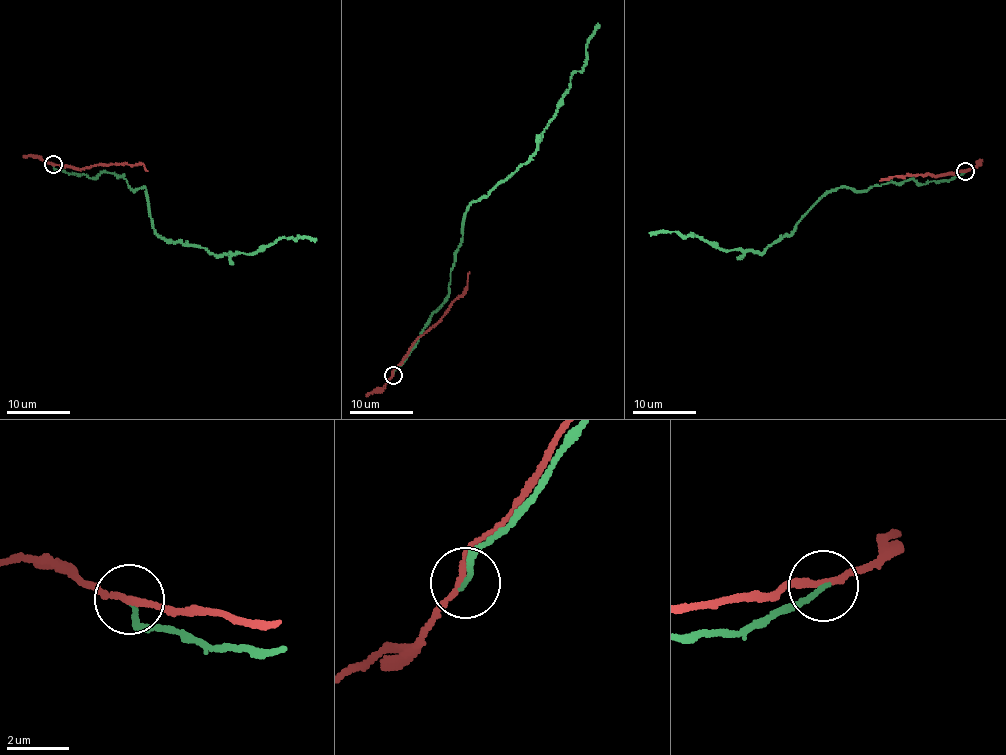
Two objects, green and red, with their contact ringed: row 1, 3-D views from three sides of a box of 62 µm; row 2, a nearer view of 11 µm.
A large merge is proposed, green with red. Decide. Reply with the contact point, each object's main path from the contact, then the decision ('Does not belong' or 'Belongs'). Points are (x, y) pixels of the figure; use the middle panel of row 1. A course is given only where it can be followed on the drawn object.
Place: (393, 375). Course of green: (393, 376), (447, 298), (469, 204), (535, 150), (574, 73), (582, 69), (586, 44), (598, 23). Course of red: (393, 376), (393, 370), (415, 342), (463, 293), (469, 272). Does not belong

